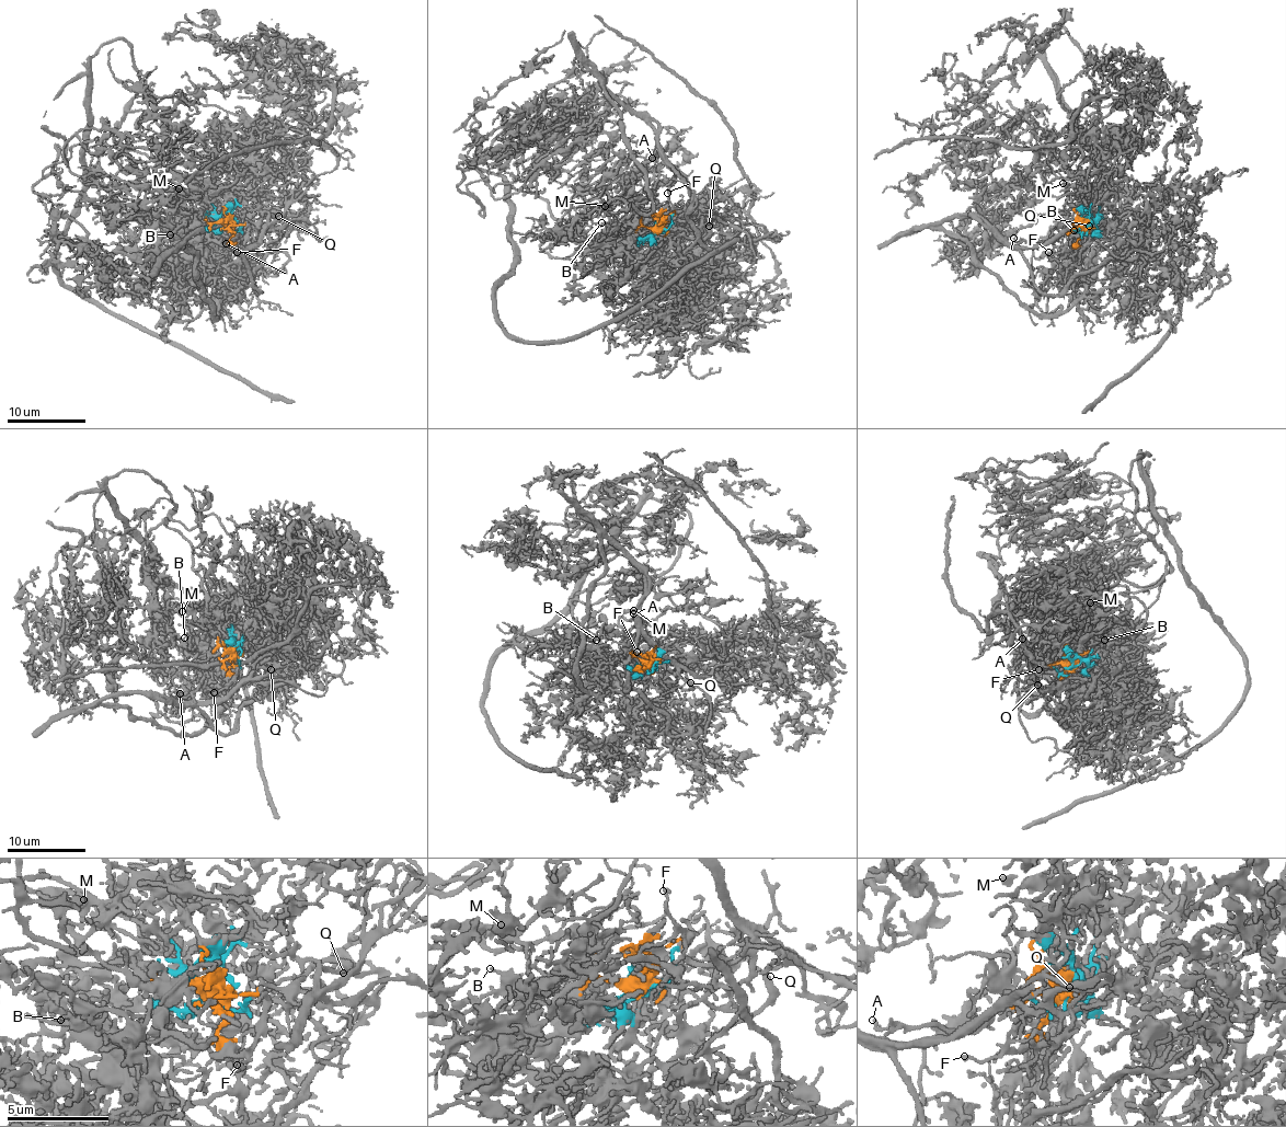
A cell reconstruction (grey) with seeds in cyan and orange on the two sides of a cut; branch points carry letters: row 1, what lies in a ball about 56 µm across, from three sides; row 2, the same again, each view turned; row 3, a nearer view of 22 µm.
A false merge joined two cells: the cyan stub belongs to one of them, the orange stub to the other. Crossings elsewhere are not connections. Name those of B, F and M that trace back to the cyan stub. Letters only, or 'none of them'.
B

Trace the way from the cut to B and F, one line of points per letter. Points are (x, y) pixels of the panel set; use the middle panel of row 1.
B: (659, 232), (650, 238), (629, 238), (616, 234), (601, 222)
F: (659, 232), (664, 225), (663, 217), (670, 209), (667, 192)

